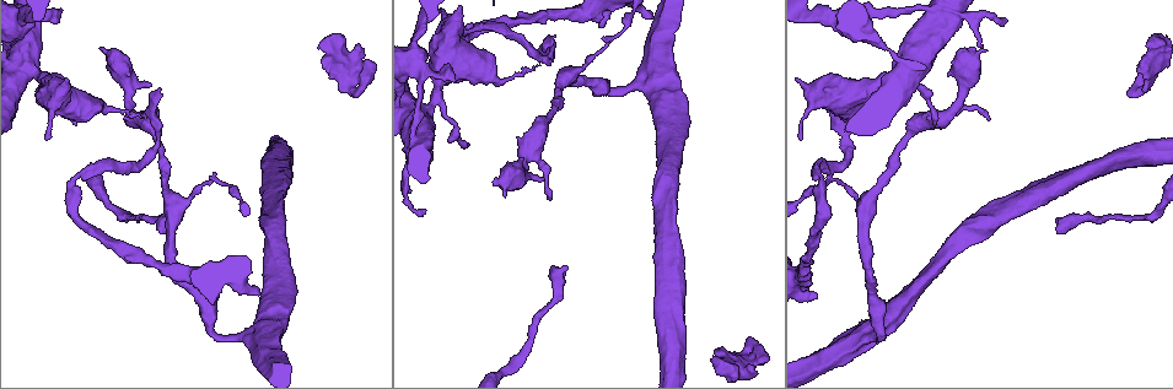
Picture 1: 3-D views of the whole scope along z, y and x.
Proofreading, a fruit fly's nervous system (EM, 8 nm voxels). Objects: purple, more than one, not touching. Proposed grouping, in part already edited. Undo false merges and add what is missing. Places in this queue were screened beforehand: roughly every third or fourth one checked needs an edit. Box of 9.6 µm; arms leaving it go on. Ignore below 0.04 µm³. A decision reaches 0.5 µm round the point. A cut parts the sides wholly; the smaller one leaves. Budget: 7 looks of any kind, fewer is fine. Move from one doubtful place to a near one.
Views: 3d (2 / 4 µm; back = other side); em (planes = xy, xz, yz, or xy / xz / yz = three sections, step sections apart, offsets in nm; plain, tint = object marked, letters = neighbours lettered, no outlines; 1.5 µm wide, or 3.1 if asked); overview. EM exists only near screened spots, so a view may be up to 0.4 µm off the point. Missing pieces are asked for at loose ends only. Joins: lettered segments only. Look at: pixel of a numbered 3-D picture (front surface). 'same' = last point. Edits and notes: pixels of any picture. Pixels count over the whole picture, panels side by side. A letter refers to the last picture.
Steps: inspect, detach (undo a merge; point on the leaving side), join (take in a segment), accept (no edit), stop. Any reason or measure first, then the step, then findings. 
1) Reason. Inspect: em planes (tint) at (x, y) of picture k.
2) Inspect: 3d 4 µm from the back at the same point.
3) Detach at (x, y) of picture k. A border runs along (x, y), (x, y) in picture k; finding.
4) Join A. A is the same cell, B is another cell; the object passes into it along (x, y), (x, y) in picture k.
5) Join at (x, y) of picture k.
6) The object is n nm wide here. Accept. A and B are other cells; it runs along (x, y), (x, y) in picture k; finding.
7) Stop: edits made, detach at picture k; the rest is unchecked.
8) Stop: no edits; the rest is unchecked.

Inspect: em xz step 4 (tint) at (409, 192) of picture 1.

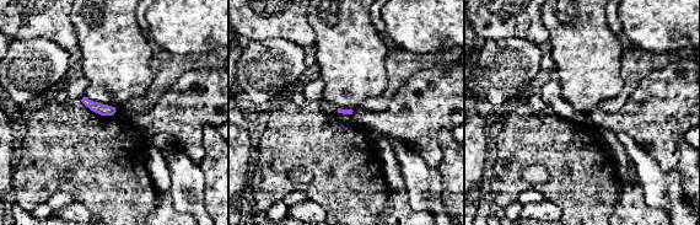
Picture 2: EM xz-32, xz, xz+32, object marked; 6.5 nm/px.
Another direction. Inspect: em planes (letters) at the same point.

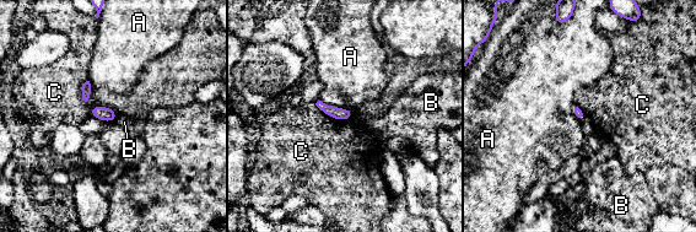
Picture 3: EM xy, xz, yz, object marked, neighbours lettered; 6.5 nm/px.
Accept. A, B and C are other cells; no lettered segment goes on from it.

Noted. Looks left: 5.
Inspect: em xy step 8 (tint) at (551, 199) of picture 1.

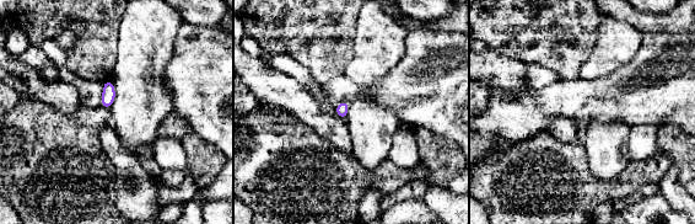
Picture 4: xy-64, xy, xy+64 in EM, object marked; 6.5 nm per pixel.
Inspect: em planes (tint) at the same point.

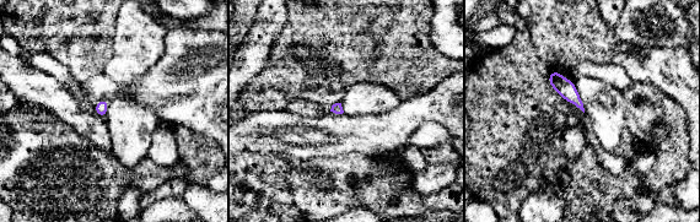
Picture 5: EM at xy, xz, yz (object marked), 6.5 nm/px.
Inspect: em planes (letters) at the same point.

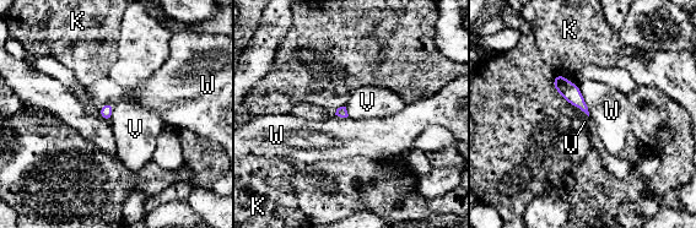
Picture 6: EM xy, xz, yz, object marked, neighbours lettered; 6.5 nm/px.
The longest contact is with W, 220 nm. Accept. K, V and W are other cells; a border runs along (570, 103), (578, 107), (588, 117) in picture 6; no lettered segment goes on from it.

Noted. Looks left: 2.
Stop: no edits; the rest is unchecked.

